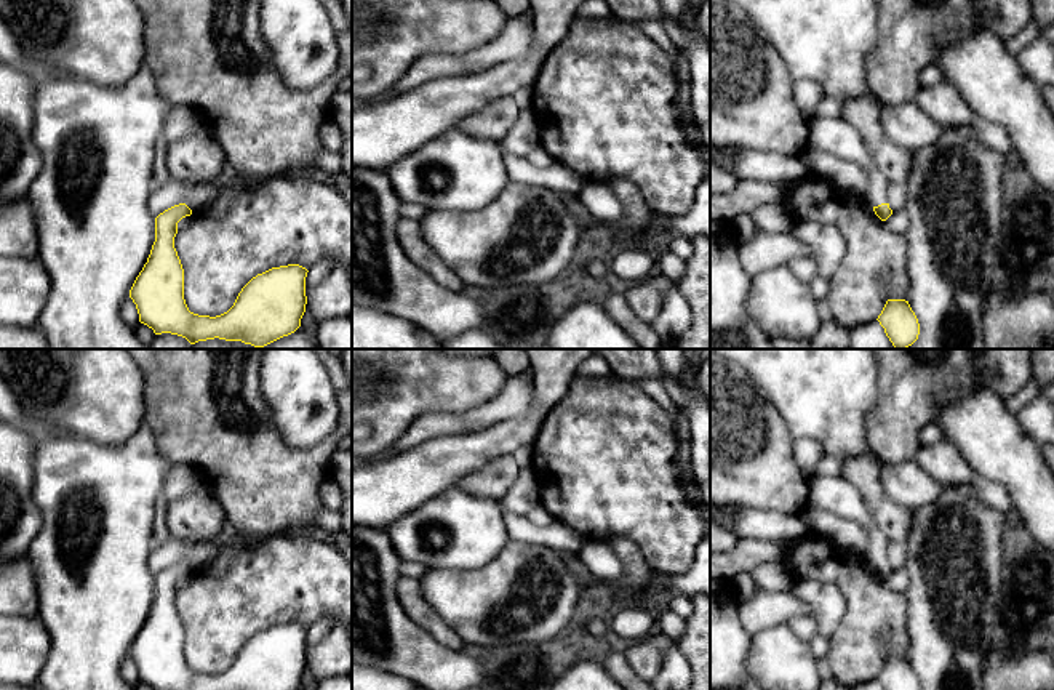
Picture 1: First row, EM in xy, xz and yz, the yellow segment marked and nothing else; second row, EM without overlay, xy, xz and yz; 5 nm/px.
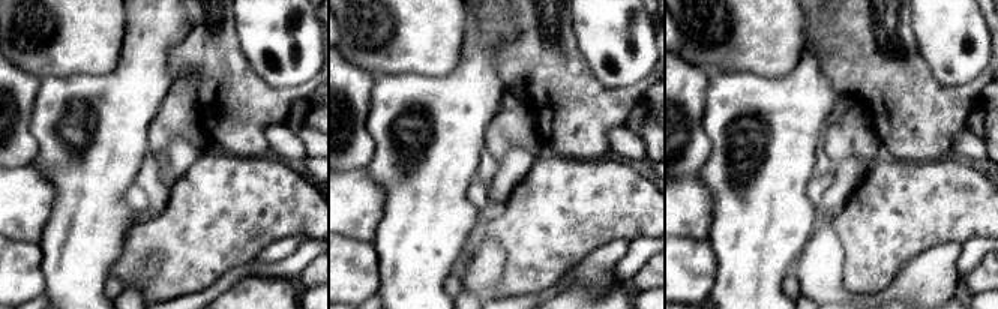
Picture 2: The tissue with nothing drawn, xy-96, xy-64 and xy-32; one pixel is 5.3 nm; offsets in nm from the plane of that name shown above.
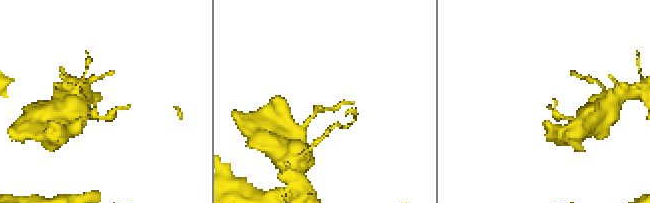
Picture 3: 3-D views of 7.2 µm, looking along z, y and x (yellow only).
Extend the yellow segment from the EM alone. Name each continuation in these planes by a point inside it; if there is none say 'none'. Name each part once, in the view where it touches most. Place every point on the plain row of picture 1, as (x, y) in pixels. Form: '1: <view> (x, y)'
1: yz (837, 495)

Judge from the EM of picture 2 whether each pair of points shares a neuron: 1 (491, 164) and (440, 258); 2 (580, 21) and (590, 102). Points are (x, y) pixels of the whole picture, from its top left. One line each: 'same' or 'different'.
1: different
2: different

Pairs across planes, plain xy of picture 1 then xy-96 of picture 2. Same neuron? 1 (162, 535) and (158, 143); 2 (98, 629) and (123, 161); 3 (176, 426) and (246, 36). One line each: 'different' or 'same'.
1: different
2: same
3: different

